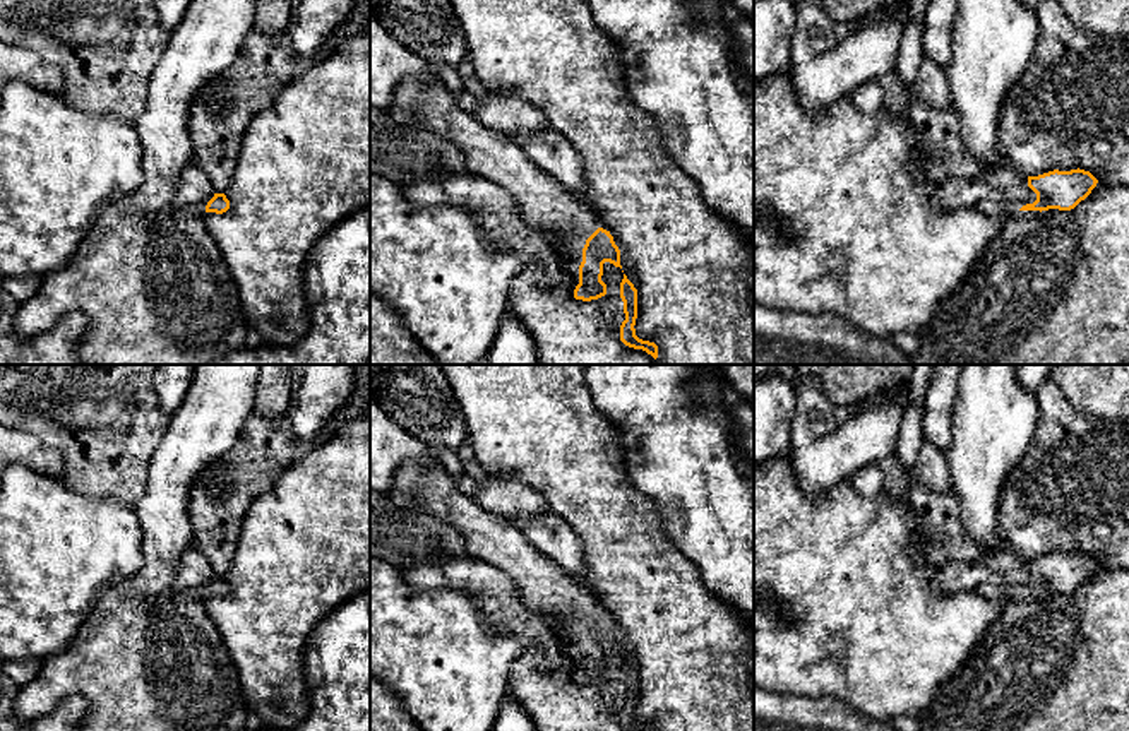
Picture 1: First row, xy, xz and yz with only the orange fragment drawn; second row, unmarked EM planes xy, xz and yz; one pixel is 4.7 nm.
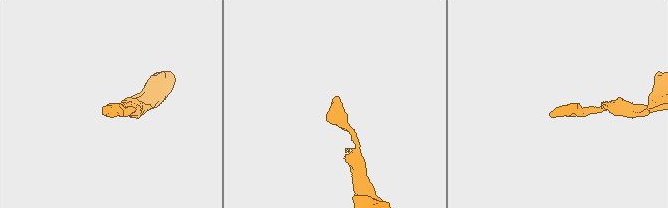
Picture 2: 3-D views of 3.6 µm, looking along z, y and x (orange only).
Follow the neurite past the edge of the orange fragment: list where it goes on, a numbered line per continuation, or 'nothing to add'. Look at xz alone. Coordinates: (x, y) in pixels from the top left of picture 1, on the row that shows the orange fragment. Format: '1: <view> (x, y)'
1: xz (543, 204)

